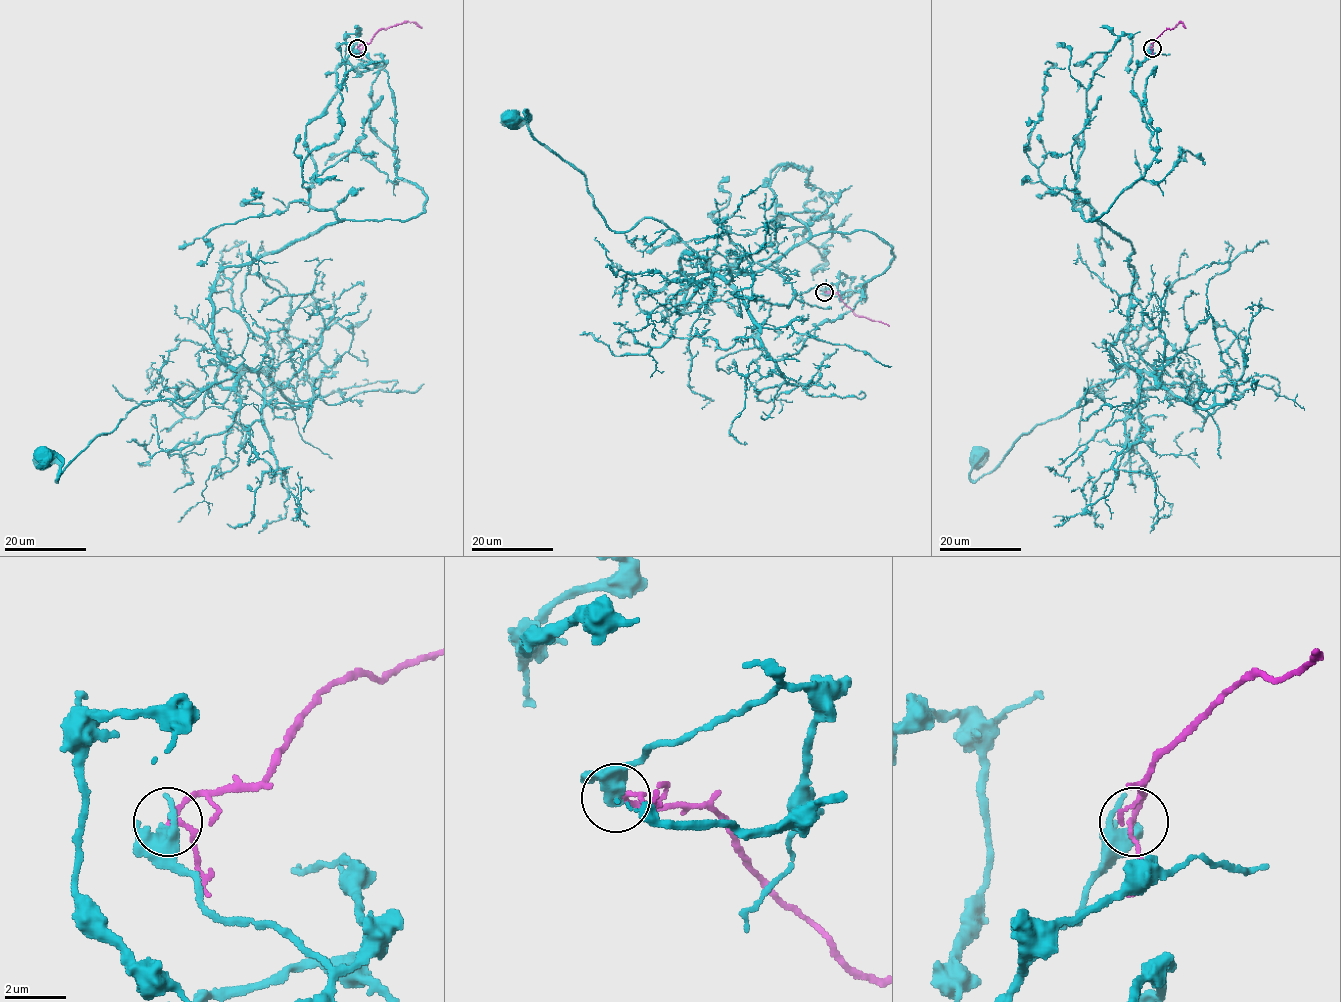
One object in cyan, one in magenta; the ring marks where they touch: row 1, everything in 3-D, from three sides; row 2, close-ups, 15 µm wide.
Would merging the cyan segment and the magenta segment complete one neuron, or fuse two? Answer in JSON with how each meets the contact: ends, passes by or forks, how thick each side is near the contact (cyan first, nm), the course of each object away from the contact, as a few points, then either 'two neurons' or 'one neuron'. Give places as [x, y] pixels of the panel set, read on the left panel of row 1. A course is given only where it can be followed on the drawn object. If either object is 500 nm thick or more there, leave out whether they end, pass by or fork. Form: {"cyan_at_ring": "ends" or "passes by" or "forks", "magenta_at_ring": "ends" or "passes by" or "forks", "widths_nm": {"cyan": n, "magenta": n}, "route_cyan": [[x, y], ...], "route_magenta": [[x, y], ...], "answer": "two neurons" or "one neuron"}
{"cyan_at_ring": "passes by", "magenta_at_ring": "passes by", "widths_nm": {"cyan": 420, "magenta": 140}, "route_cyan": [[357, 48], [425, 210], [225, 267], [212, 340], [242, 367], [143, 401], [57, 481], [45, 456]], "route_magenta": [[357, 48], [369, 42], [380, 30], [391, 26], [413, 22], [422, 28]], "answer": "two neurons"}

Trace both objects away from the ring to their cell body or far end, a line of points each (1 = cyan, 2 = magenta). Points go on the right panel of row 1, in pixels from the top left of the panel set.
1: (1152, 48), (1132, 93), (1156, 156), (1090, 219), (1131, 245), (1110, 346), (1128, 368), (973, 481), (976, 456)
2: (1152, 48), (1153, 42), (1165, 30), (1180, 22), (1186, 28)

